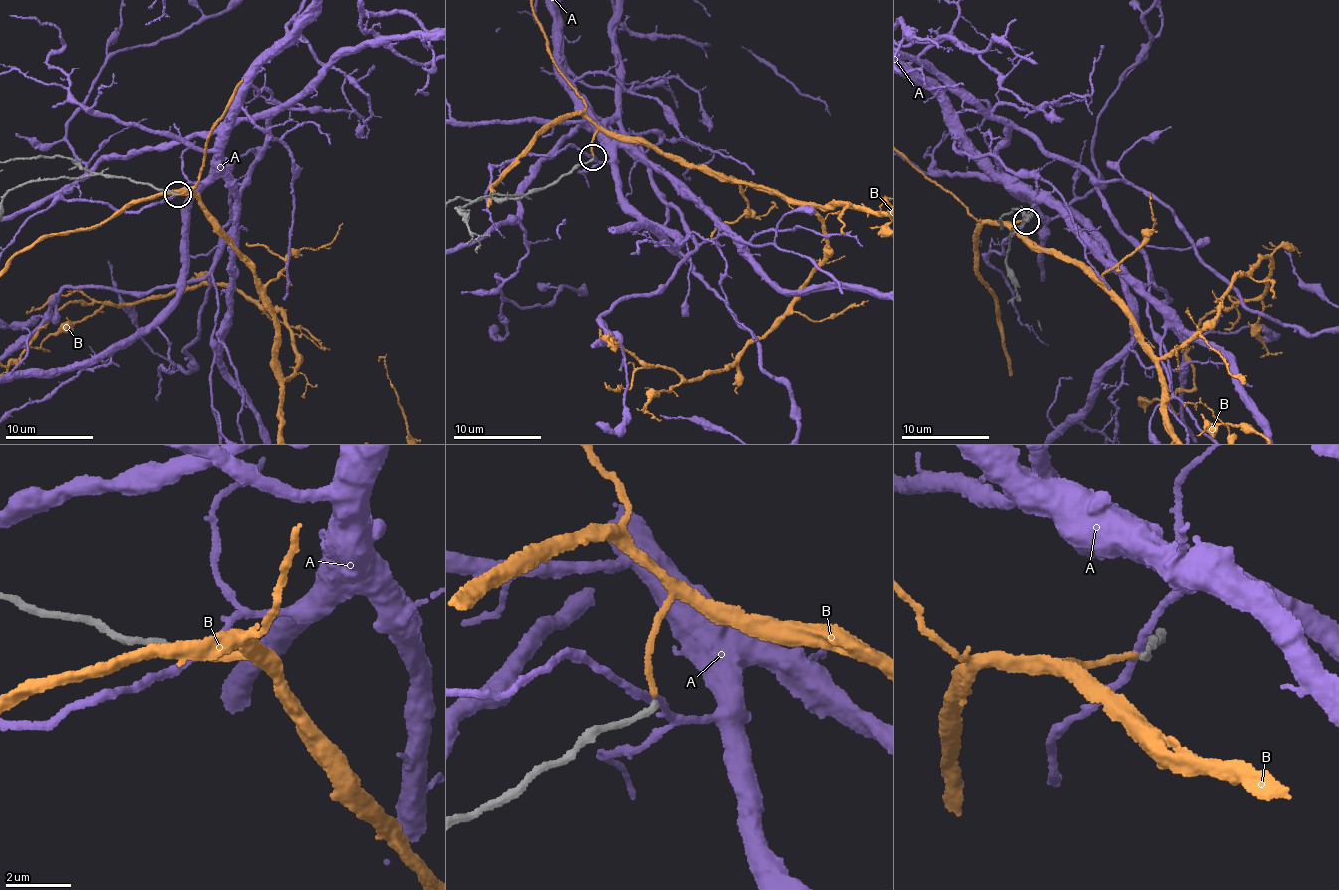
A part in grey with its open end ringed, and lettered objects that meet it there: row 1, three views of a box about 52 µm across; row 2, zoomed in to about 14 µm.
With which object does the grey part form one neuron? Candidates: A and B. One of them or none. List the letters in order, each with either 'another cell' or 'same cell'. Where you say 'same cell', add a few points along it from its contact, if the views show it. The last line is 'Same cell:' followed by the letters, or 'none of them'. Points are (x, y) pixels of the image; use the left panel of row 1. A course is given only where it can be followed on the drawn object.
A: another cell
B: same cell
Same cell: B

